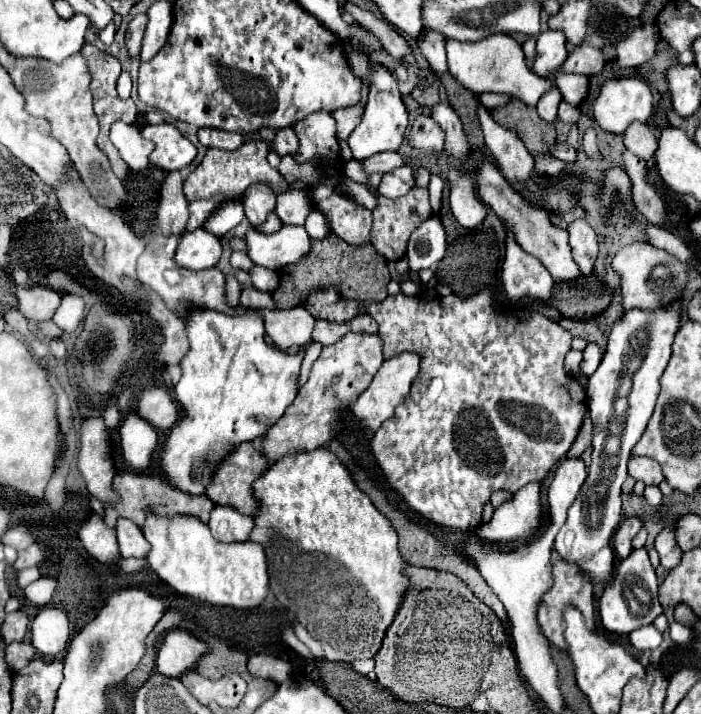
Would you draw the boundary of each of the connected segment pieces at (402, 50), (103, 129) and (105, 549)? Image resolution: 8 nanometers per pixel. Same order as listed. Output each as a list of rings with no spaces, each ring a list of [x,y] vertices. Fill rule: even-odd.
[[[350,2],[345,3],[341,8],[351,14],[355,21],[366,28],[366,30],[372,34],[376,34],[376,36],[382,40],[386,52],[388,52],[392,58],[400,60],[402,56],[410,54],[410,48],[408,48],[406,40],[404,40],[388,22],[384,22],[382,18],[376,18],[376,15],[372,12],[362,10]]]
[[[84,44],[80,54],[86,58],[88,62],[88,68],[90,68],[90,76],[92,76],[92,82],[90,82],[90,90],[92,90],[92,96],[94,96],[94,112],[98,116],[98,122],[100,122],[100,136],[98,136],[98,146],[102,148],[102,152],[108,156],[110,160],[110,166],[112,166],[112,172],[118,176],[118,178],[126,178],[128,176],[128,166],[126,162],[118,156],[118,150],[112,146],[110,138],[108,138],[108,130],[110,126],[116,122],[116,120],[122,120],[126,124],[132,124],[136,120],[136,106],[132,100],[120,100],[118,94],[116,94],[116,80],[120,76],[120,62],[116,58],[100,58],[102,52],[92,46],[92,44]]]
[[[92,514],[78,530],[82,546],[102,564],[114,564],[120,558],[114,530],[104,526],[104,520]]]

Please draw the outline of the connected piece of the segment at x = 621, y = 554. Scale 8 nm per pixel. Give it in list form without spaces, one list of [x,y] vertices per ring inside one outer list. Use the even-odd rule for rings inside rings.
[[[632,516],[624,518],[614,534],[614,552],[618,558],[626,558],[632,552],[632,538],[642,530],[642,520]]]

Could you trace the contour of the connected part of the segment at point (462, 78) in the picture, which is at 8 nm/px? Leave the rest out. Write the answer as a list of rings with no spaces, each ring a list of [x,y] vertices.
[[[494,34],[480,42],[446,40],[446,52],[448,52],[450,74],[472,94],[502,92],[520,98],[528,106],[536,106],[540,96],[552,88],[552,82],[546,82],[526,66],[524,50],[512,36]]]

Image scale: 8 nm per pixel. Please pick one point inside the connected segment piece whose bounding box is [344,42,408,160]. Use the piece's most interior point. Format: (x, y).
(385, 119)

